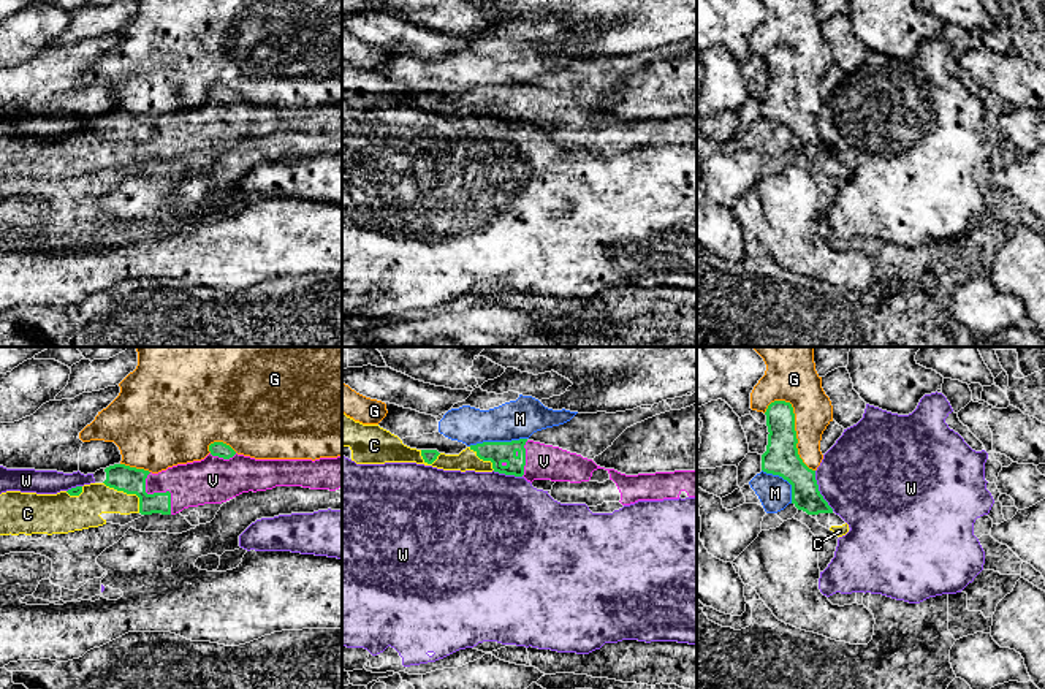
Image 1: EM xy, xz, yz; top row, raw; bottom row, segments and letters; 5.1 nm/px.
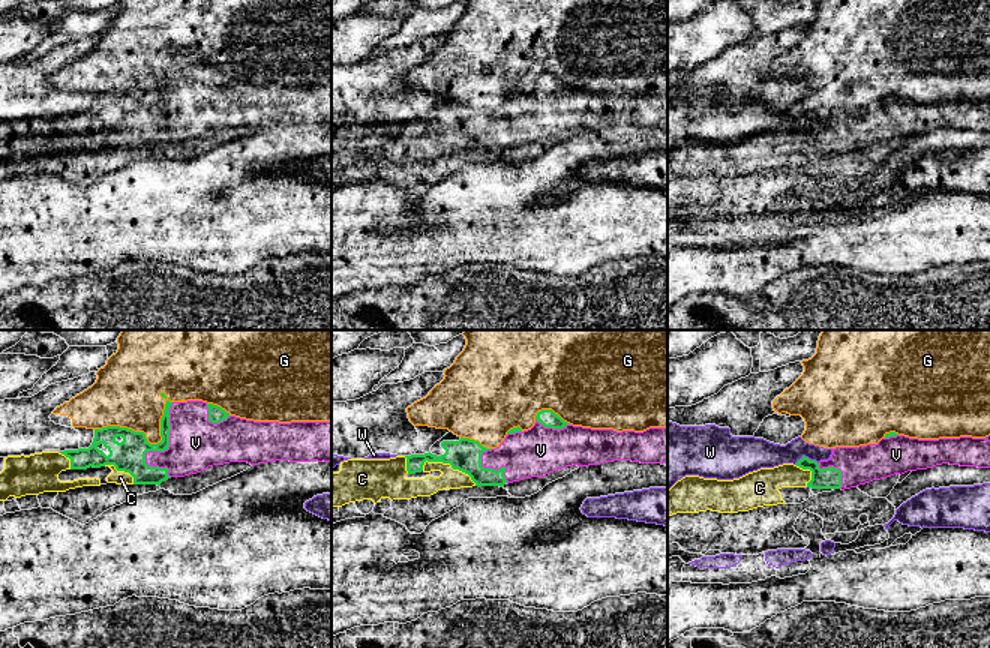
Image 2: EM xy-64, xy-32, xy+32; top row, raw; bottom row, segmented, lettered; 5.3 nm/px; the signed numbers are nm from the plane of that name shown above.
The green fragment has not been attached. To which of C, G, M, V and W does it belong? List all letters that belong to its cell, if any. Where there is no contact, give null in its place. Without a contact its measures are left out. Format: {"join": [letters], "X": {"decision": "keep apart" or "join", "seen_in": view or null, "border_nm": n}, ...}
{"join": ["C", "V"], "C": {"decision": "join", "seen_in": "xy", "border_nm": 240}, "G": {"decision": "keep apart", "seen_in": "yz", "border_nm": 420}, "M": {"decision": "keep apart", "seen_in": "xz", "border_nm": 300}, "V": {"decision": "join", "seen_in": "xy", "border_nm": 240}, "W": {"decision": "keep apart", "seen_in": "yz", "border_nm": 220}}

